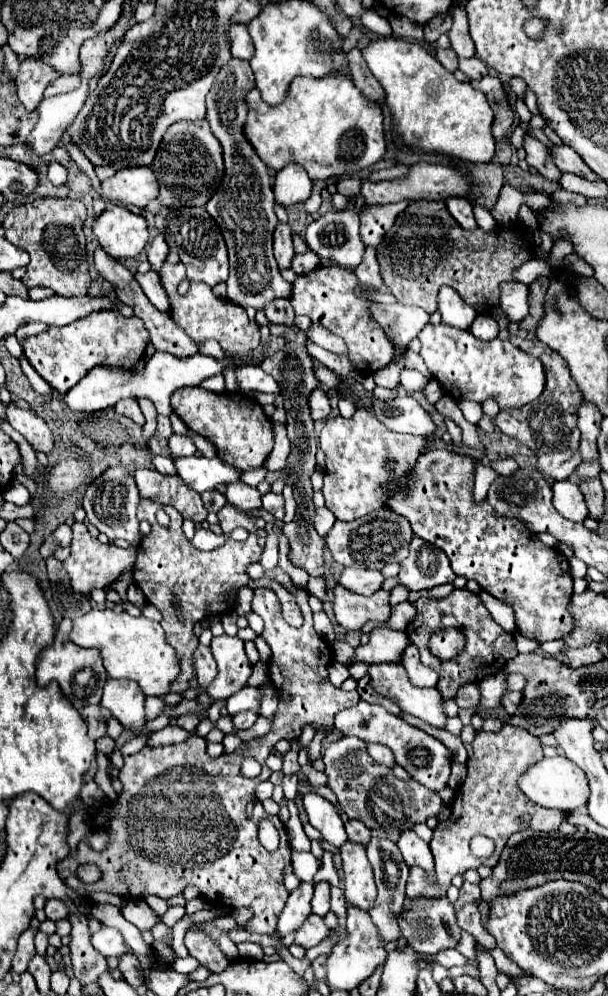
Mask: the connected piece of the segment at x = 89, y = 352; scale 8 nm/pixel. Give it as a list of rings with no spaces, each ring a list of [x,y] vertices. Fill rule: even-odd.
[[[117,310],[113,312],[93,312],[75,324],[63,328],[49,328],[43,334],[27,336],[21,346],[23,354],[37,370],[37,374],[57,392],[69,392],[95,364],[111,364],[133,368],[145,352],[149,342],[147,328],[143,328],[137,316],[125,318]]]

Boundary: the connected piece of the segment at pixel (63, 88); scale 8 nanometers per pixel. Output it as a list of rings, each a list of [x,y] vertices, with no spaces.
[[[61,74],[57,80],[53,80],[47,88],[45,88],[45,96],[55,96],[55,94],[63,94],[69,90],[75,90],[79,86],[79,76],[77,74]]]

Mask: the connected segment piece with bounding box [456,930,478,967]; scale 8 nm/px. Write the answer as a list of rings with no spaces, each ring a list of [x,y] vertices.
[[[462,930],[461,932],[461,940],[457,945],[456,949],[464,955],[474,966],[478,966],[478,962],[476,961],[476,952],[475,952],[475,939],[471,934]]]

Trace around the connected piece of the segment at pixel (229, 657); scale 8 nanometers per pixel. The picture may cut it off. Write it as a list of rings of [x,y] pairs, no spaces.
[[[223,634],[219,638],[213,638],[211,650],[213,658],[217,660],[219,674],[209,684],[209,688],[205,688],[205,692],[213,700],[227,700],[247,684],[251,676],[251,664],[243,650],[243,642],[237,636]]]

